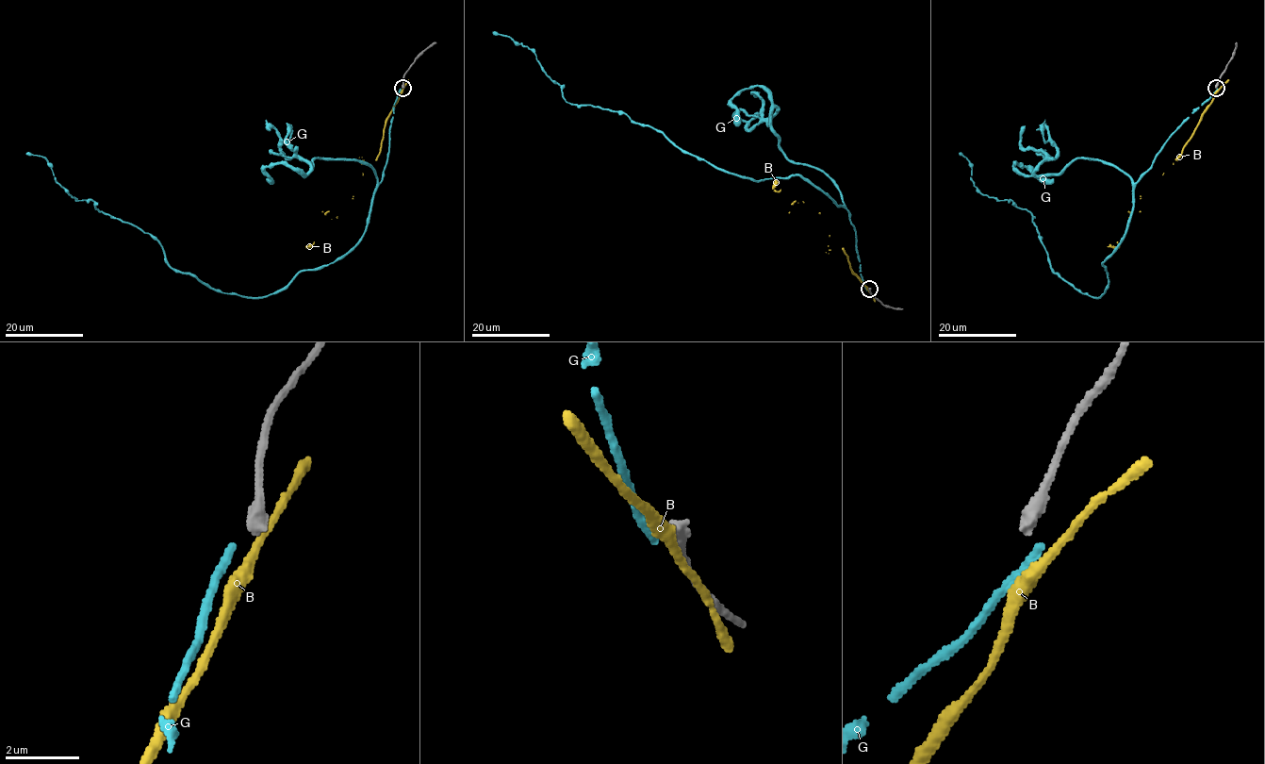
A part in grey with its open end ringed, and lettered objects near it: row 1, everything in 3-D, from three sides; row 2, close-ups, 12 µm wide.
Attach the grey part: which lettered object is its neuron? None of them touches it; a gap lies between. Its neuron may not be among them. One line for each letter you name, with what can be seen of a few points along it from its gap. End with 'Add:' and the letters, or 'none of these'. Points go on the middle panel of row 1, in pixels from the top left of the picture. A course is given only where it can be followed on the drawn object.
Add: none of these

